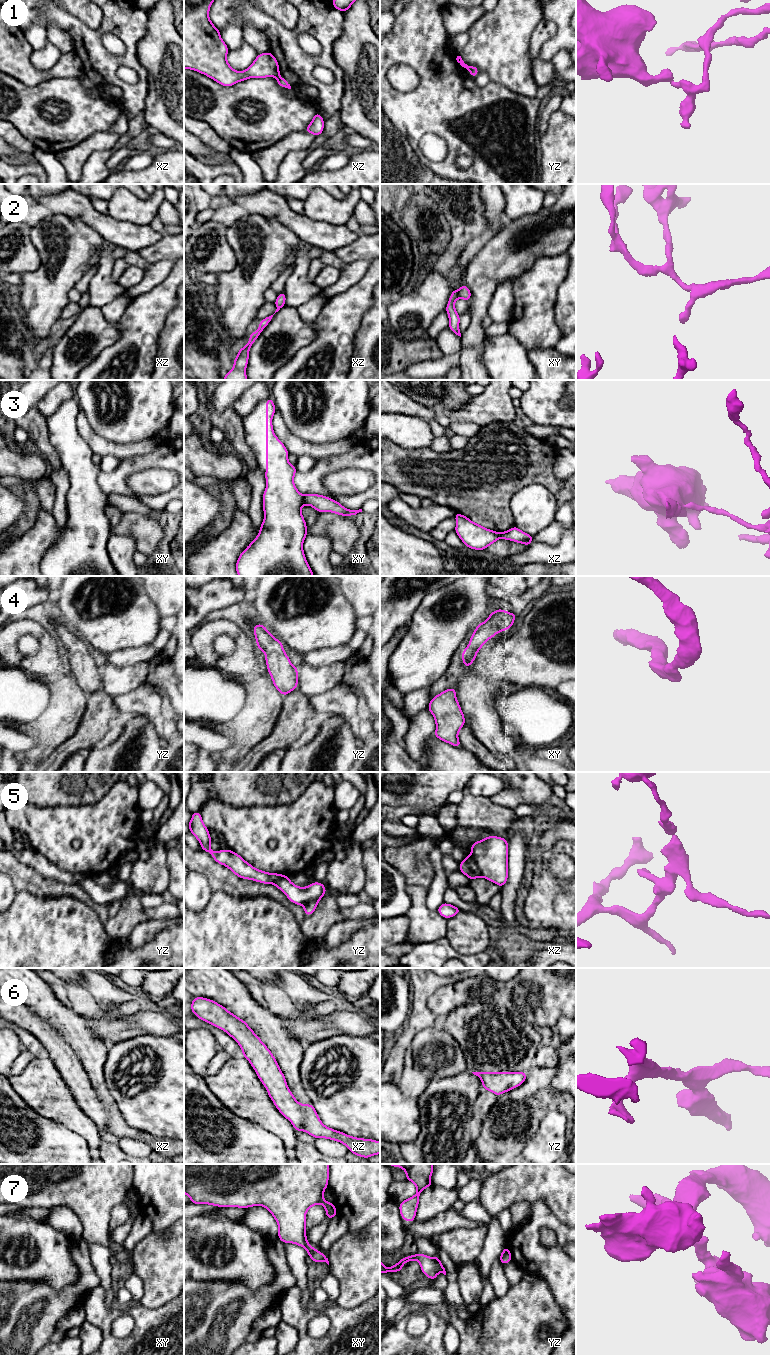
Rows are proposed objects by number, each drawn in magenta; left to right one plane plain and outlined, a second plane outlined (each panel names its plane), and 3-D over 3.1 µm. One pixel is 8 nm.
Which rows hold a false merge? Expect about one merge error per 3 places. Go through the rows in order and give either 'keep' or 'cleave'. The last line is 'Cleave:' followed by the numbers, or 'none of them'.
1: cleave
2: keep
3: cleave
4: keep
5: cleave
6: keep
7: keep
Cleave: 1, 3, 5

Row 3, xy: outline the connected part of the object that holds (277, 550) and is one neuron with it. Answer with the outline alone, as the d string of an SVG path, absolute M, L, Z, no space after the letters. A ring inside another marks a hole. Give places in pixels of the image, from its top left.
M272 398L266 399L266 489L263 493L264 520L257 537L242 551L236 562L239 576L314 576L303 551L303 542L307 534L307 525L302 516L303 495L294 484L296 467L288 462L289 452L274 434L272 418L276 412Z

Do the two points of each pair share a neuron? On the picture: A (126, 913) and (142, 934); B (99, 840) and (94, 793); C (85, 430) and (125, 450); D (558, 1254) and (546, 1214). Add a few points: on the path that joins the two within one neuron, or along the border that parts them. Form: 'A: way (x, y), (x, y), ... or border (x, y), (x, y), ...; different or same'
A: border (148, 919), (138, 923), (126, 936); different
B: border (112, 786), (99, 800), (72, 806); different
C: way (94, 440), (102, 447), (115, 449); same
D: way (560, 1244), (560, 1230), (554, 1224); same

